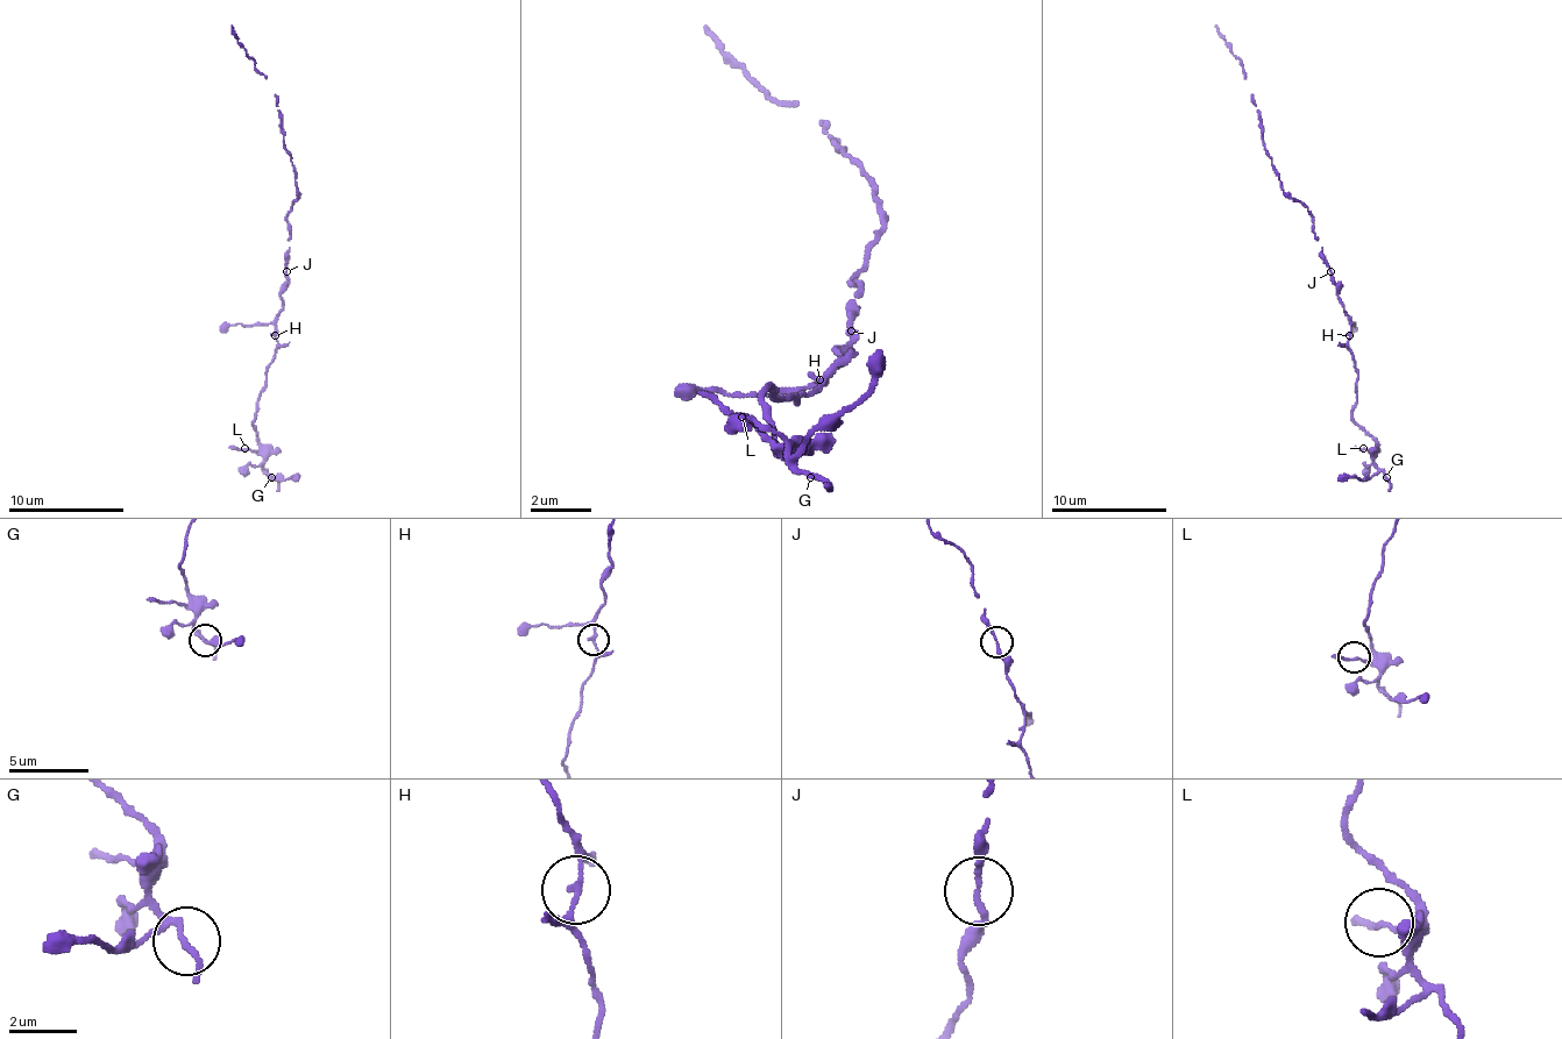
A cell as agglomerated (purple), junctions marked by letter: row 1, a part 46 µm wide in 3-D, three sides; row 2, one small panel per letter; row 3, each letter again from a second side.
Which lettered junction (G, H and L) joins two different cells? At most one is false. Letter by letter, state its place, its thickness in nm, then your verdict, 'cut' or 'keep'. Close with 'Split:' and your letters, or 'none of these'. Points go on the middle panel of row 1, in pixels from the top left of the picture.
G: at (810, 477); 160 nm thick; keep
H: at (819, 379); 130 nm thick; keep
L: at (742, 417); 160 nm thick; keep
Split: none of these

